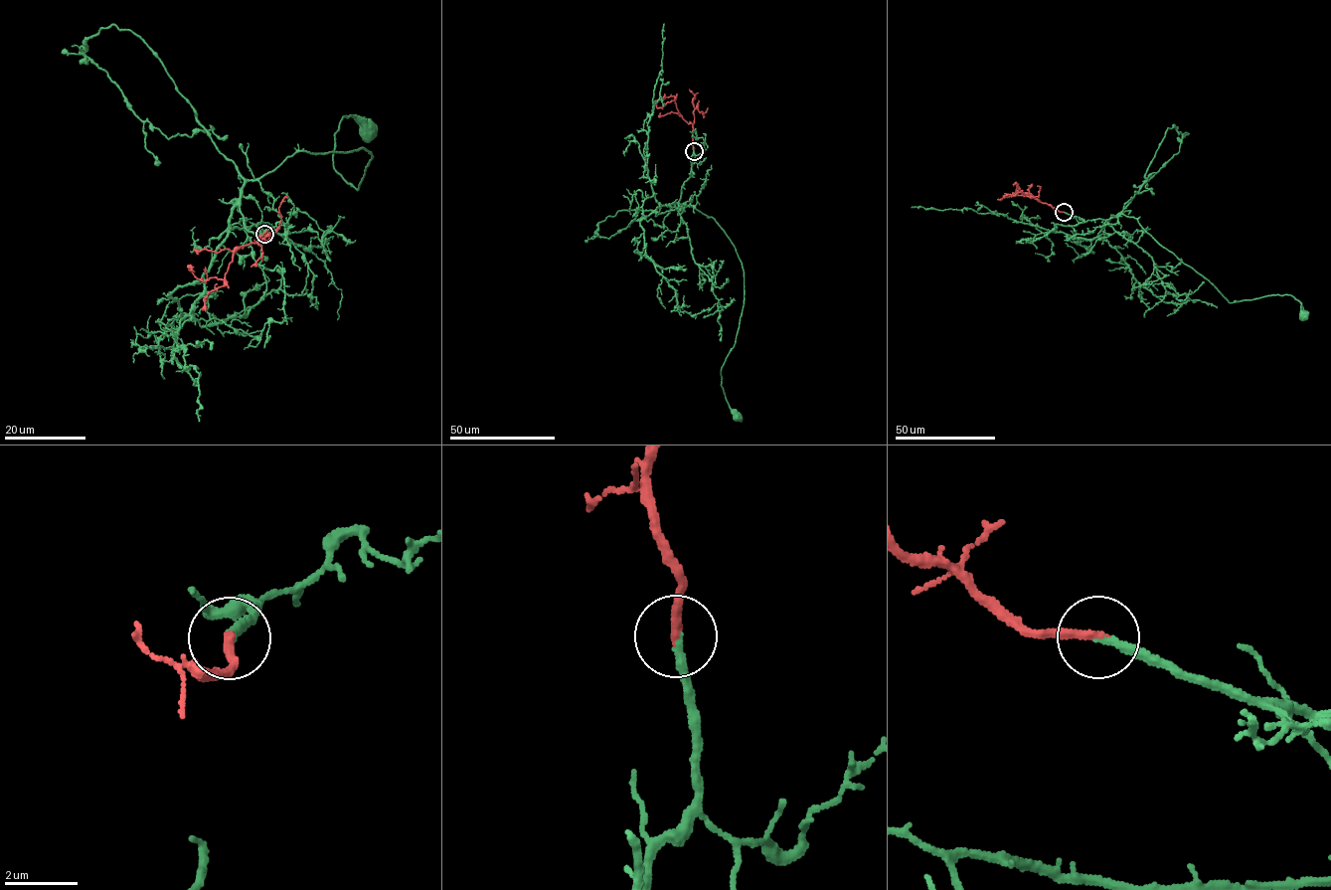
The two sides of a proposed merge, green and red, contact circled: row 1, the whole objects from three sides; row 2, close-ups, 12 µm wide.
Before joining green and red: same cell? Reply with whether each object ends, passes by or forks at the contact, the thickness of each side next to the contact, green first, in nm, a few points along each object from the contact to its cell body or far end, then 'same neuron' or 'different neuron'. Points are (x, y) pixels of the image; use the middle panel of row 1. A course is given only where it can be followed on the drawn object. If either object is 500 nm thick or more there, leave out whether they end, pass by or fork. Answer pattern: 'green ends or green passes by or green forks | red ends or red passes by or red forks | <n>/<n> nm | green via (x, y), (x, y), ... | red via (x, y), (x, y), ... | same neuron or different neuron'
green ends | red ends | 200/260 nm | green via (694, 151), (679, 206), (713, 217), (734, 246), (744, 276), (736, 342), (721, 373), (725, 396), (737, 415) | red via (694, 151), (692, 124), (680, 115), (675, 100), (658, 108), (658, 100) | same neuron

